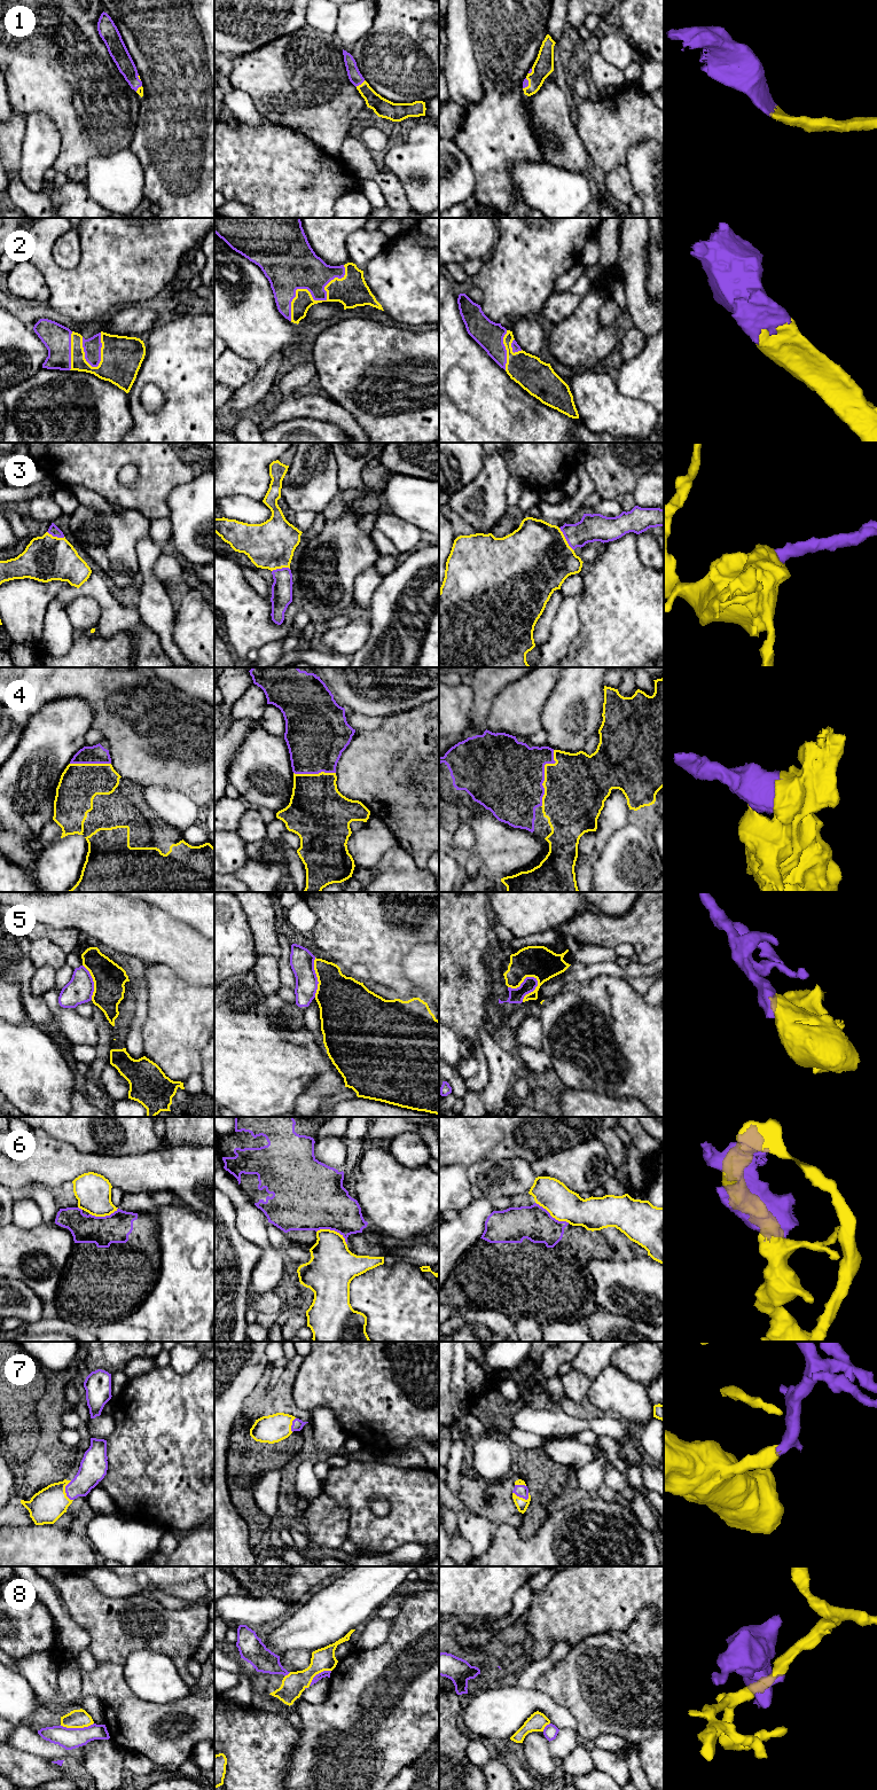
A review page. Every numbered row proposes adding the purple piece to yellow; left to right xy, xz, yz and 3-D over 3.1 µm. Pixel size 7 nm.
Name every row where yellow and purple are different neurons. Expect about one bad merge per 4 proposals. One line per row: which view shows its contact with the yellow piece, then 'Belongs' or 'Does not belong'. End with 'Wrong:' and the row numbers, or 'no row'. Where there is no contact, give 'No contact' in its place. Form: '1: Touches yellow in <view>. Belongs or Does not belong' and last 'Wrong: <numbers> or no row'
1: Touches yellow in xz. Belongs
2: Touches yellow in xz. Belongs
3: Touches yellow in yz. Belongs
4: Touches yellow in yz. Belongs
5: Touches yellow in yz. Does not belong
6: Touches yellow in xz. Does not belong
7: Touches yellow in xy. Belongs
8: Touches yellow in xy. Does not belong
Wrong: 5, 6, 8

